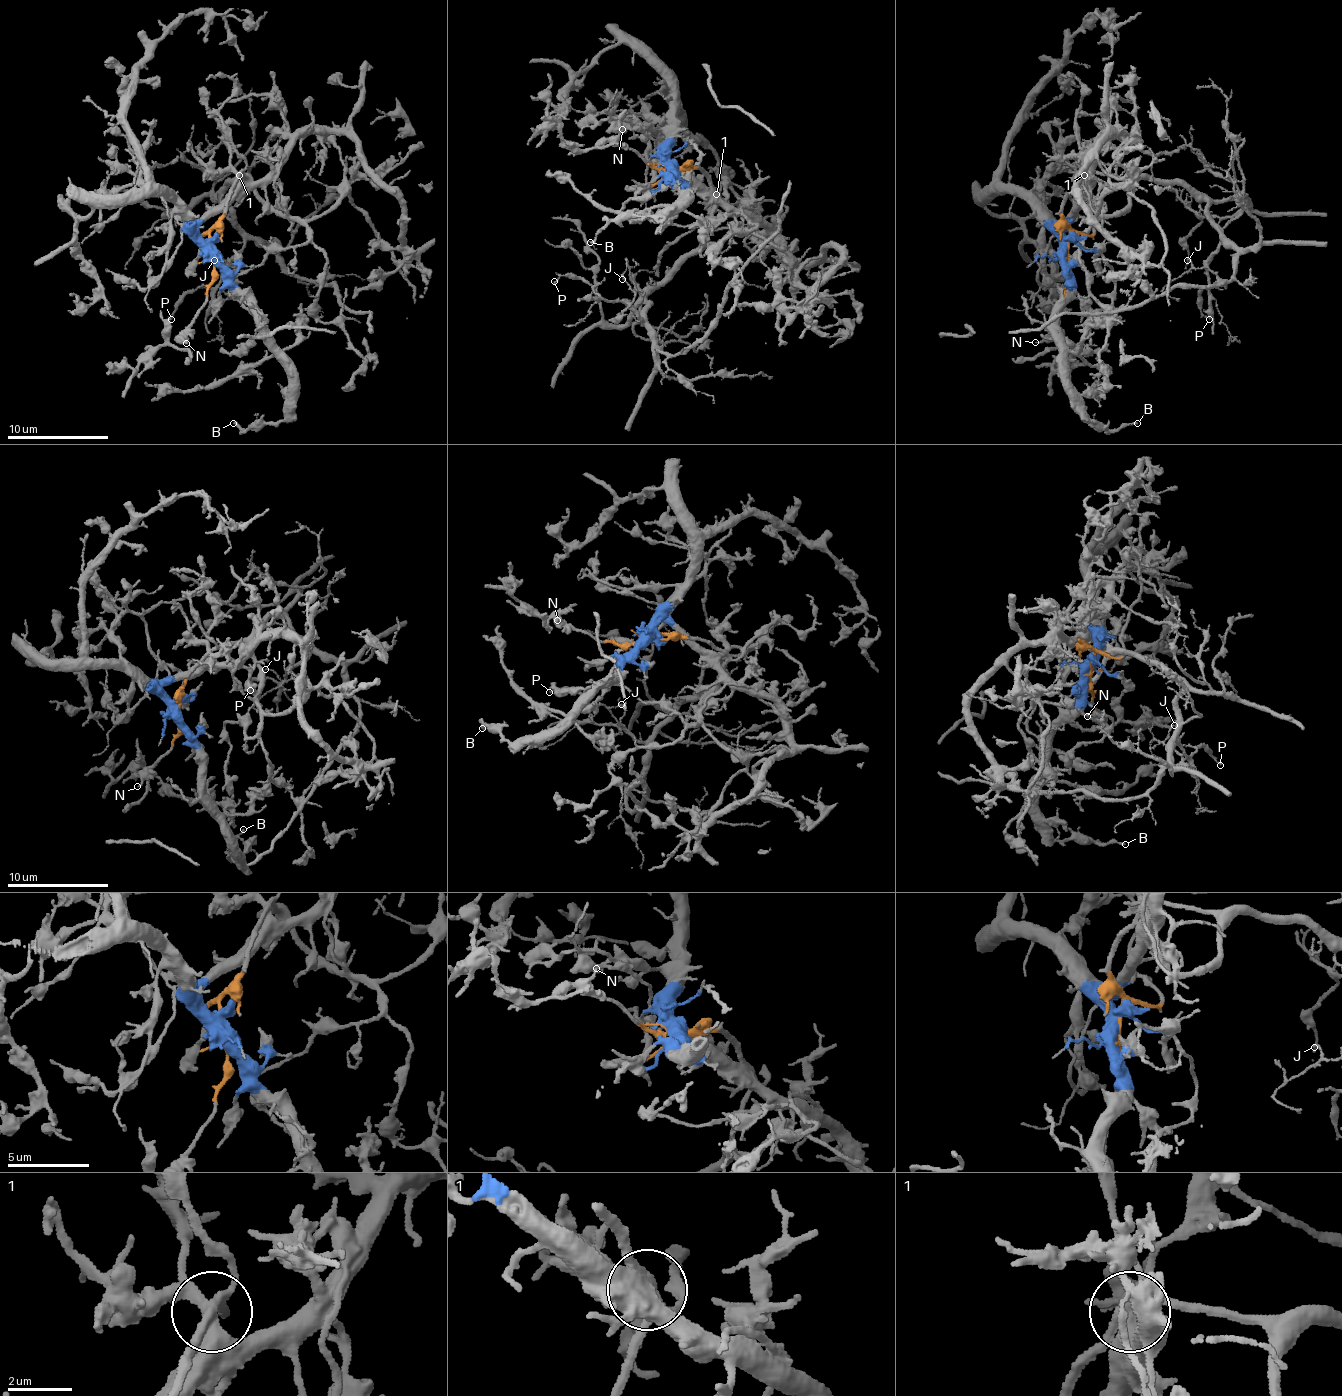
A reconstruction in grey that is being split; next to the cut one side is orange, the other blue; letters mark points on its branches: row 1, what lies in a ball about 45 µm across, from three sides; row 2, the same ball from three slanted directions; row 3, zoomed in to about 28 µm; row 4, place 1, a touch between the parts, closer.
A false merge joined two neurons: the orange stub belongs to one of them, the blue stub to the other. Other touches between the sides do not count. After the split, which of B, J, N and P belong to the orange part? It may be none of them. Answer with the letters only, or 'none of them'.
J, N, P

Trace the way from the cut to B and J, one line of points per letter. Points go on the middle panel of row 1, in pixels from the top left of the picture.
B: (669, 170), (665, 172), (672, 180), (683, 180), (676, 181), (682, 201), (646, 217), (617, 217), (589, 242)
J: (669, 170), (705, 172), (717, 194), (706, 240), (646, 295), (645, 321), (629, 303), (635, 296), (622, 278)

